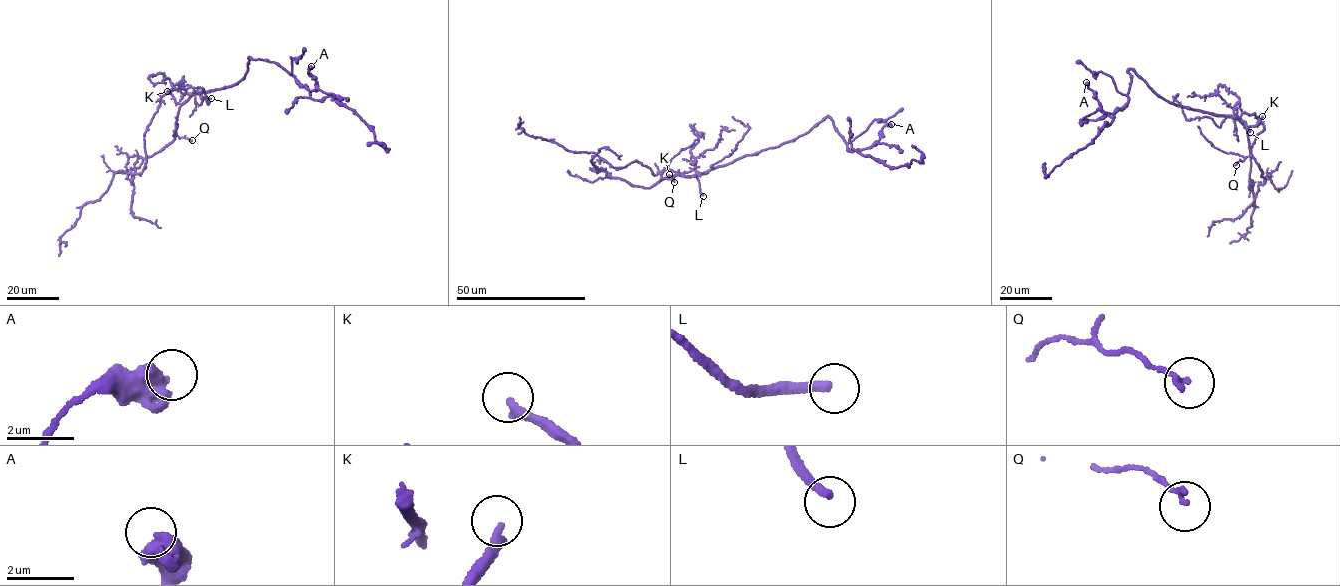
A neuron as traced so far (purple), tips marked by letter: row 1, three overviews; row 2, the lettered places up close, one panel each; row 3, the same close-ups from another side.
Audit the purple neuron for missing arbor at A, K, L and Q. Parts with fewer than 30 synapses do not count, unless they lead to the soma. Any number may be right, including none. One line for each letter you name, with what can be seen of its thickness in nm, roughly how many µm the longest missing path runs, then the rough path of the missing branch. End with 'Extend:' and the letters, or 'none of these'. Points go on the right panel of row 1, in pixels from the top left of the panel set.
L: 260 nm thick; about 10 µm are missing; missing branch runs (1250, 132), (1235, 136), (1235, 143)
Extend: L

